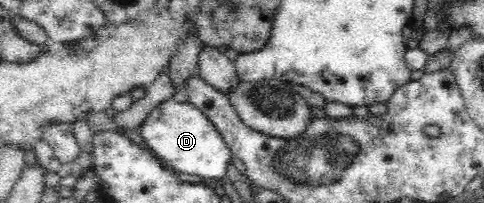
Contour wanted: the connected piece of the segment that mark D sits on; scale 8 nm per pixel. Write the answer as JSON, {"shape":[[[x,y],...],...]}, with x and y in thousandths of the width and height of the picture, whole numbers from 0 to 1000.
{"shape":[[[355,483],[326,512],[283,631],[295,709],[308,719],[322,778],[341,798],[353,837],[378,857],[403,857],[415,877],[455,882],[467,862],[473,793],[481,783],[475,729],[459,690],[440,606],[413,532],[386,507],[370,507]]]}

